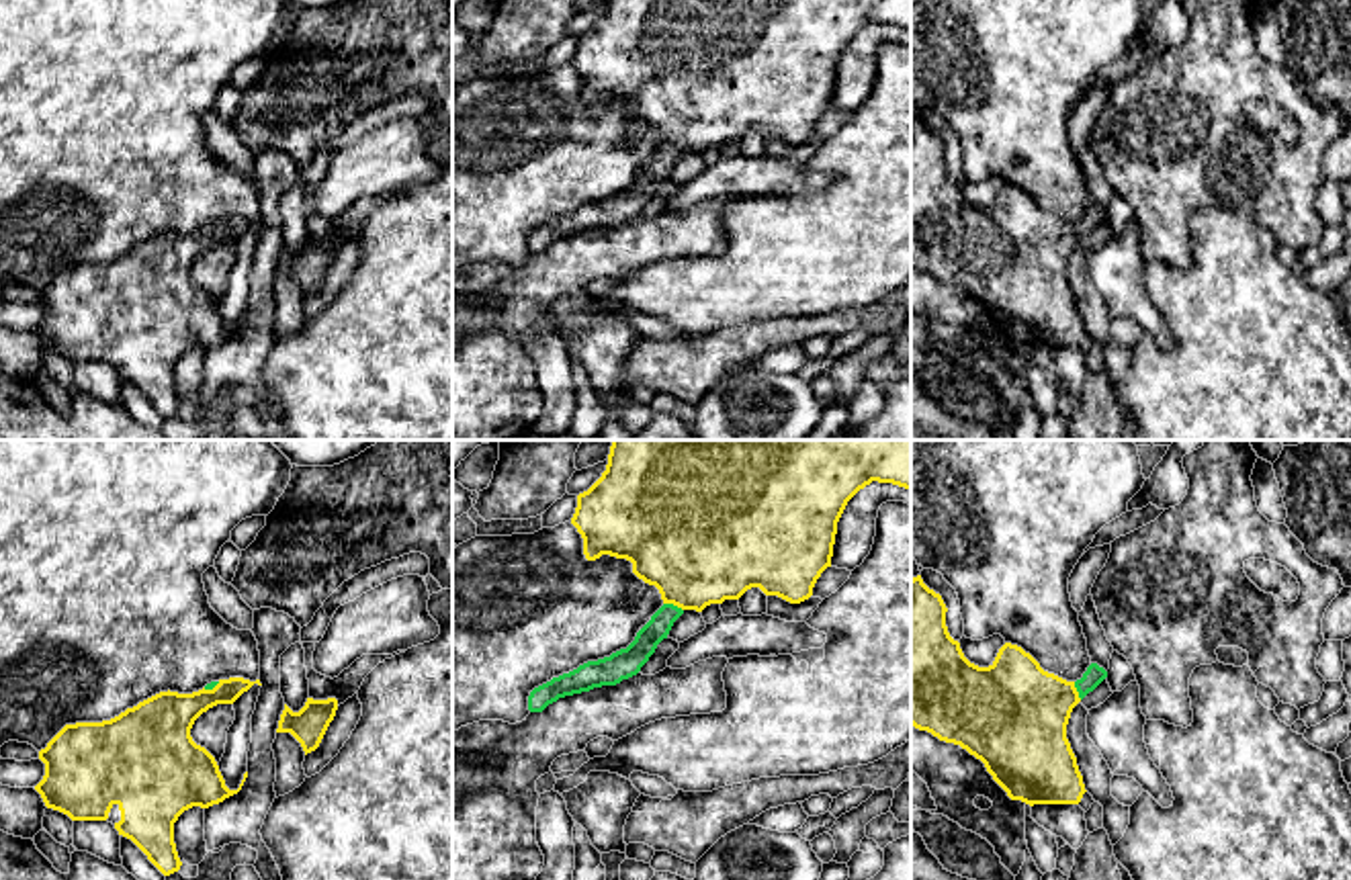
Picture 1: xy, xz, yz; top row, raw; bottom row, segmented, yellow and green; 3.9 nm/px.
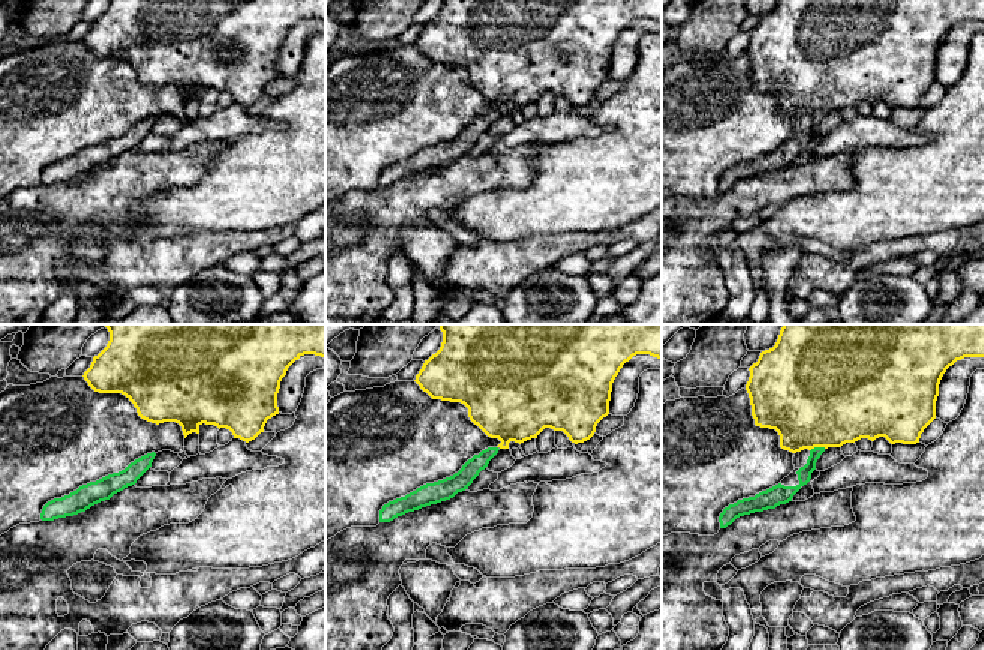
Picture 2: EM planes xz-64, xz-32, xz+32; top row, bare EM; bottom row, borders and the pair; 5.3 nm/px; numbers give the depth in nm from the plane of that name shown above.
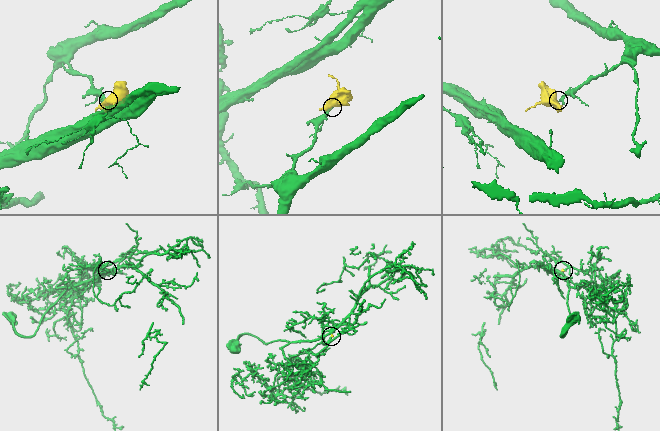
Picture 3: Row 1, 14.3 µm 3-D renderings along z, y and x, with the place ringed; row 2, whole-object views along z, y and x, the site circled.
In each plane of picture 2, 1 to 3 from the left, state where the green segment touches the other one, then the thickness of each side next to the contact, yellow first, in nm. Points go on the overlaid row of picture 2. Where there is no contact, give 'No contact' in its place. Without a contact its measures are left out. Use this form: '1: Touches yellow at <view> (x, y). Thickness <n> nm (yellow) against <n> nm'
1: No contact
2: No contact
3: Touches yellow at xz+32 (818, 446). Thickness 500 nm (yellow) against 80 nm

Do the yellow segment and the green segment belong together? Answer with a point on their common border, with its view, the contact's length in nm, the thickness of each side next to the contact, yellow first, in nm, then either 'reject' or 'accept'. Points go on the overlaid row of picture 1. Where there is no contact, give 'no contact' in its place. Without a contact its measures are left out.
xz (674, 604) | 90 nm | 460/100 nm | accept

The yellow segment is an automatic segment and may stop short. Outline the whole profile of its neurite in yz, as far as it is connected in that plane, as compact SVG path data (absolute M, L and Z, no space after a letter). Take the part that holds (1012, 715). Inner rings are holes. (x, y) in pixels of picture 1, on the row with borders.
M921 575L911 579L911 724L980 759L1011 800L1079 804L1085 790L1066 739L1073 708L1107 671L1091 663L1081 679L1048 673L1021 647L1005 643L989 667L970 663L946 626L946 604Z

